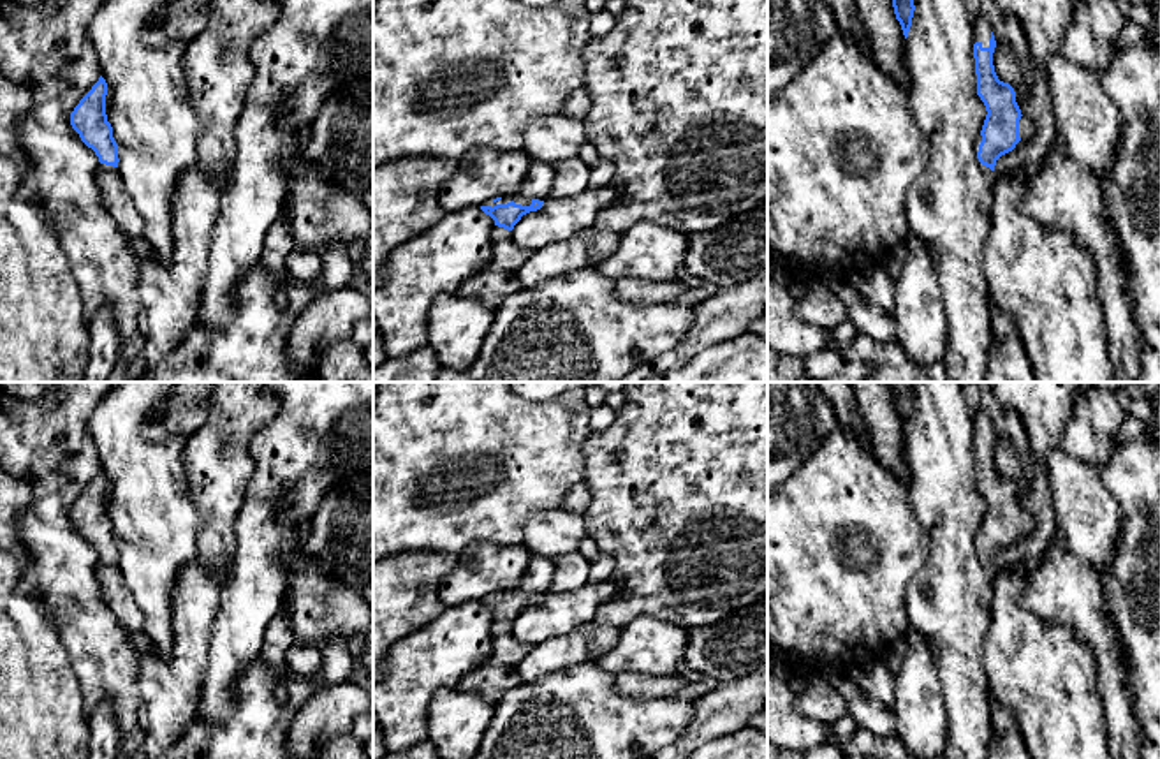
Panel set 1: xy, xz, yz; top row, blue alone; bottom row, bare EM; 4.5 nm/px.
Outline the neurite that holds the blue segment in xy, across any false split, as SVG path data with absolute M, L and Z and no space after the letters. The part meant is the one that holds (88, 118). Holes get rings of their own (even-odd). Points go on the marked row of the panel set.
M100 76L70 113L70 125L99 157L97 181L102 190L102 206L128 238L136 238L144 232L144 220L134 208L118 173L118 144L107 122L106 95L107 83Z

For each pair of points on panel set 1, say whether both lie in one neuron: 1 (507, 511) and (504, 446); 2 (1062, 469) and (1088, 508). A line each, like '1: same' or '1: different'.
1: same
2: same

